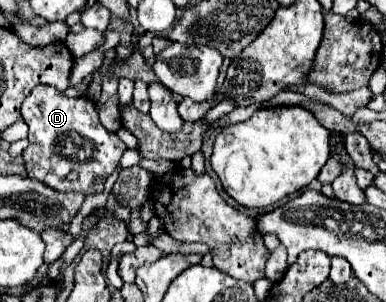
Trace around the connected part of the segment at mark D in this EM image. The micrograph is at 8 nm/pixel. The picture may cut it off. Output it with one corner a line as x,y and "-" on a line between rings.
35,86
31,94
21,104
21,116
29,124
29,148
23,152
27,176
35,178
57,192
81,192
81,194
99,194
103,192
103,182
119,166
121,154
127,150
117,134
111,134
103,128
97,116
95,102
85,96
65,98
57,88

